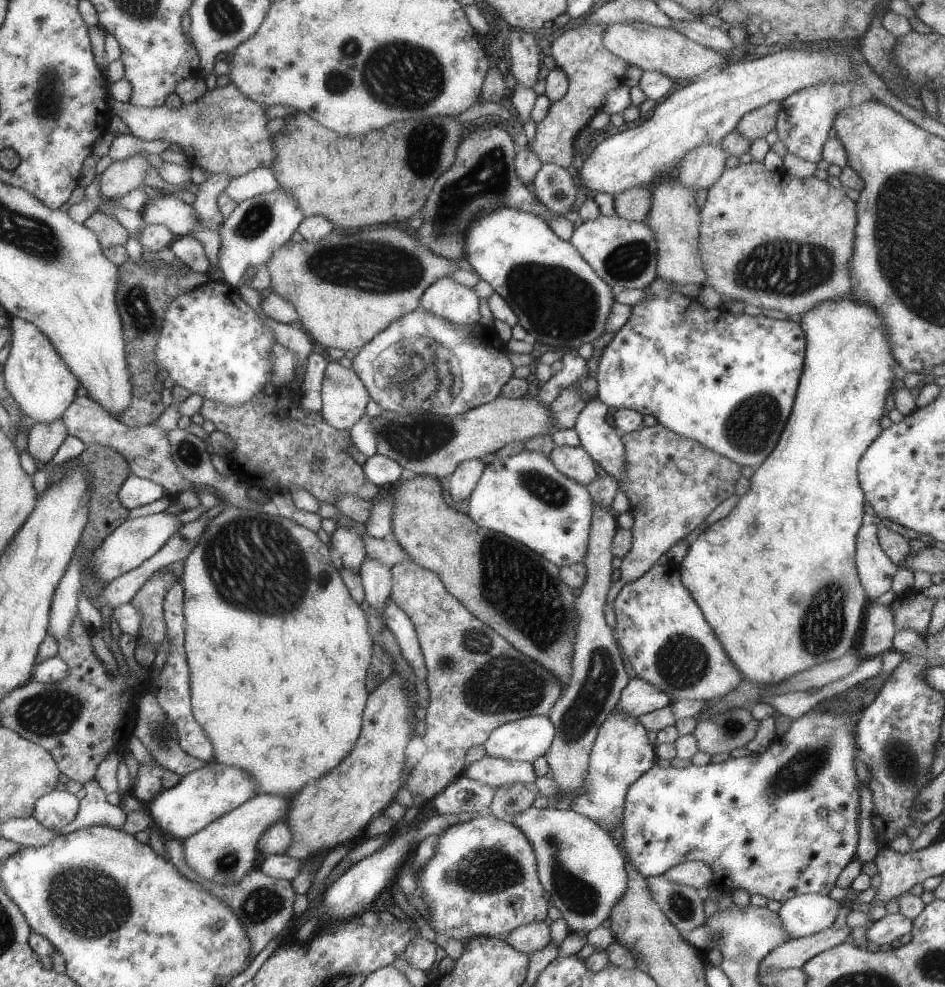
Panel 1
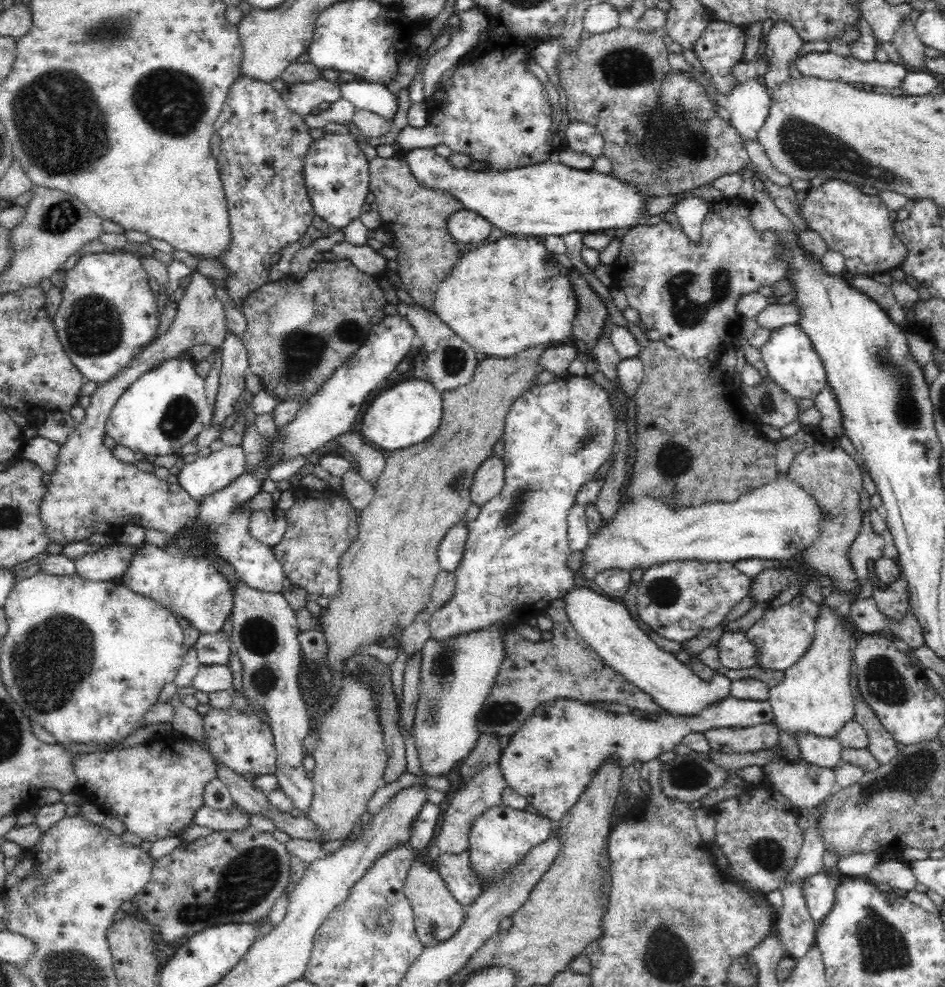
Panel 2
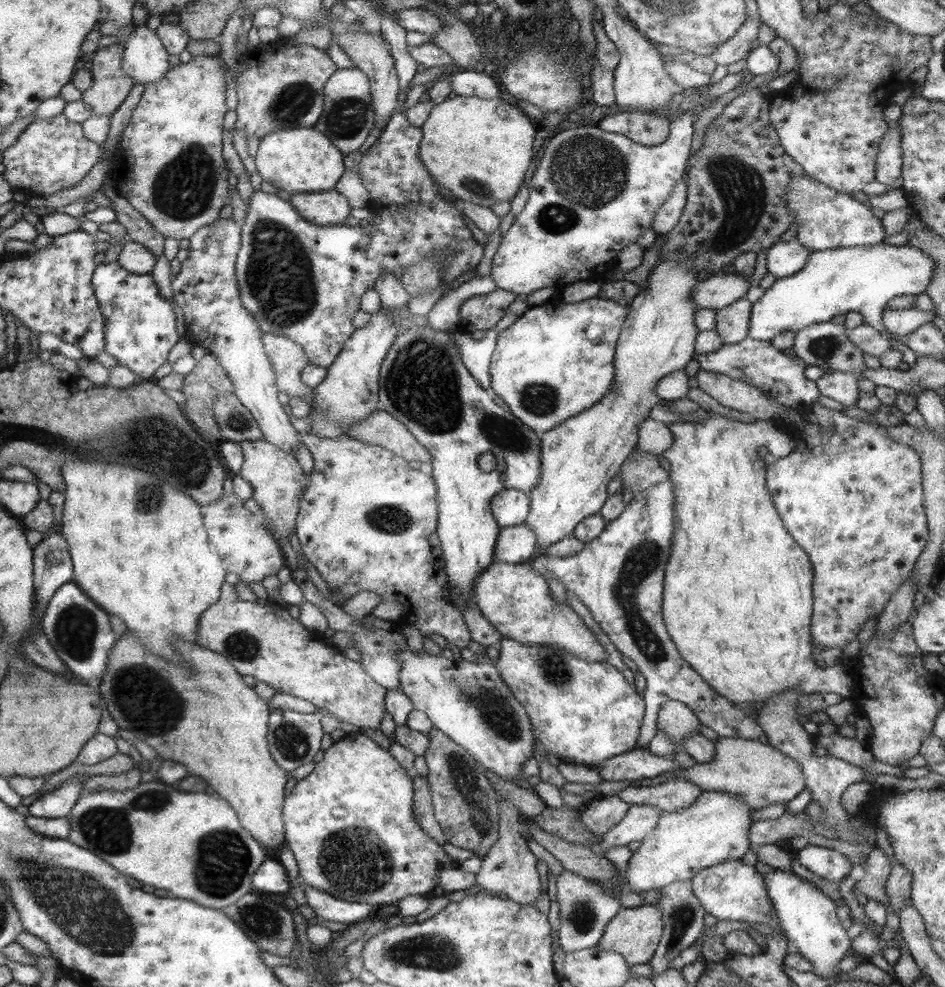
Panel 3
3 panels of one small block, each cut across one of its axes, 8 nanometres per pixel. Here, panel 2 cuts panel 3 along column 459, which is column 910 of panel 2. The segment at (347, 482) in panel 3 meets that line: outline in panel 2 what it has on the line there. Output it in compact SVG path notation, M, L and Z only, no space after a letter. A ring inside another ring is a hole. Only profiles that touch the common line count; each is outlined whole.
M858 598L852 604L852 608L848 608L848 616L858 632L866 632L866 634L888 632L890 636L904 640L912 650L924 646L922 630L918 626L916 618L912 616L912 612L902 614L902 616L880 614L876 608L876 602L872 598L868 598L868 600Z

